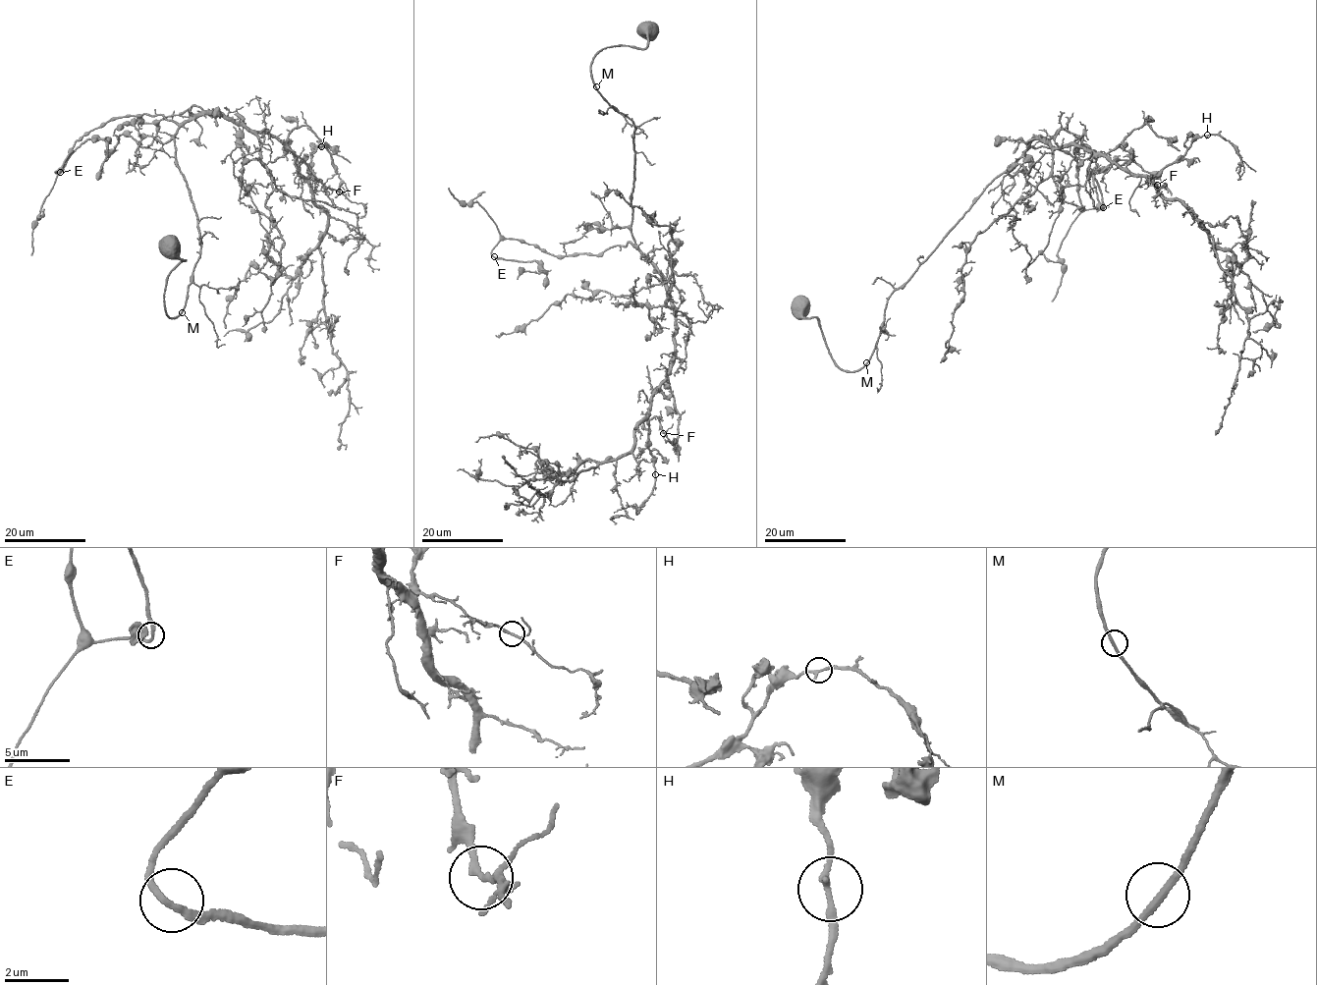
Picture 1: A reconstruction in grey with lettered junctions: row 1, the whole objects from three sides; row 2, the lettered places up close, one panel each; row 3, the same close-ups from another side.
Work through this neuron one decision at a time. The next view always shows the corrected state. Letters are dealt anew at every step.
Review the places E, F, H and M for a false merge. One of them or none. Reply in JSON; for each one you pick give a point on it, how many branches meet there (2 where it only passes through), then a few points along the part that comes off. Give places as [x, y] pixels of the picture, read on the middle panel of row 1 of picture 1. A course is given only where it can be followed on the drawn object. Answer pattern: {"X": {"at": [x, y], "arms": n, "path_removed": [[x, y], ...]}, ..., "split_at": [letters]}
{"split_at": []}

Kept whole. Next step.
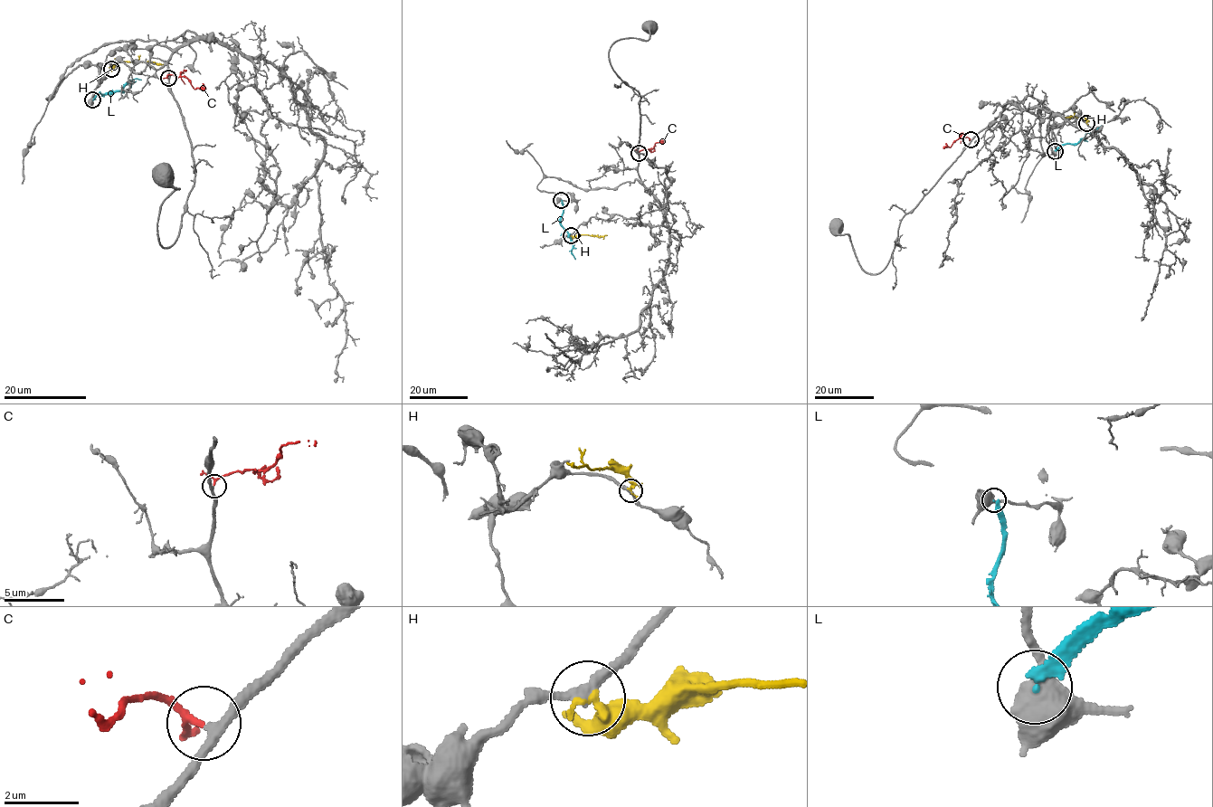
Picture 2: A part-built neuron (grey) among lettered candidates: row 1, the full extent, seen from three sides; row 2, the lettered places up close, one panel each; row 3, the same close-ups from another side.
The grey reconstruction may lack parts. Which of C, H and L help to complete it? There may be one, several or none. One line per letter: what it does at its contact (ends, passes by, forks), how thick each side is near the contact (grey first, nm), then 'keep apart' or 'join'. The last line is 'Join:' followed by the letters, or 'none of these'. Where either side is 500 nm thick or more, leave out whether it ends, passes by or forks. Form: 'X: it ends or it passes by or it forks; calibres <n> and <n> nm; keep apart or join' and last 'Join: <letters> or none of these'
C: it passes by; calibres 240 and 130 nm; join
H: it passes by; calibres 240 and 280 nm; keep apart
L: calibres 550 and 200 nm; keep apart
Join: C

